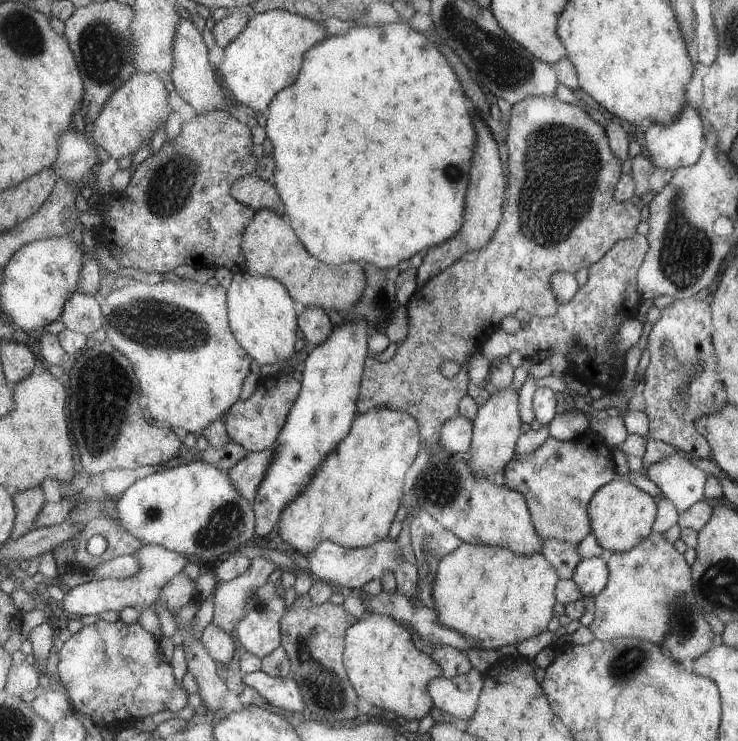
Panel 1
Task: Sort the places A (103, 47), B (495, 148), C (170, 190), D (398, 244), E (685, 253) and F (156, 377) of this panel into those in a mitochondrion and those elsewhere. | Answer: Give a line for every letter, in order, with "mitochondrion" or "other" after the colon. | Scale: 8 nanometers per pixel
A: mitochondrion
B: other
C: mitochondrion
D: other
E: mitochondrion
F: other

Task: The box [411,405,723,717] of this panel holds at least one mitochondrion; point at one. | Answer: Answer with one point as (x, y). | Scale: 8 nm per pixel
(444, 484)

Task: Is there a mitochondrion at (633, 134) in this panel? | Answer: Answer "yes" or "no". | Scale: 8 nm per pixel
no

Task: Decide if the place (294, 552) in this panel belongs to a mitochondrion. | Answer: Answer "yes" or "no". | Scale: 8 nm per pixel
no

